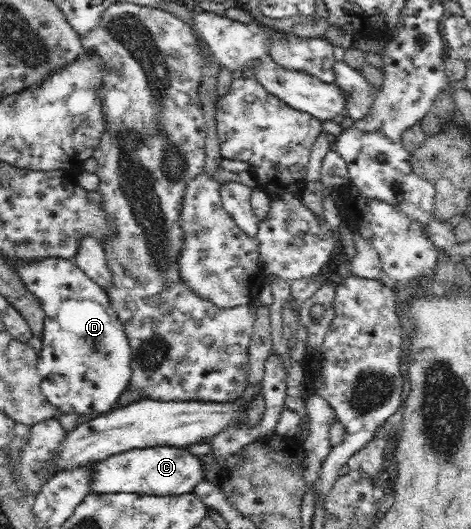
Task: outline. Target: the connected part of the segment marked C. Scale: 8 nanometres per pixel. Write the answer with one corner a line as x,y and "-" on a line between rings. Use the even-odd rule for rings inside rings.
156,446
144,449
132,449
95,462
90,467
92,472
92,483
90,483
90,492
94,494
105,493
140,493
154,495
178,495
194,492
194,487
206,478
206,472
201,456
195,456
187,451
186,448
177,448
172,446

